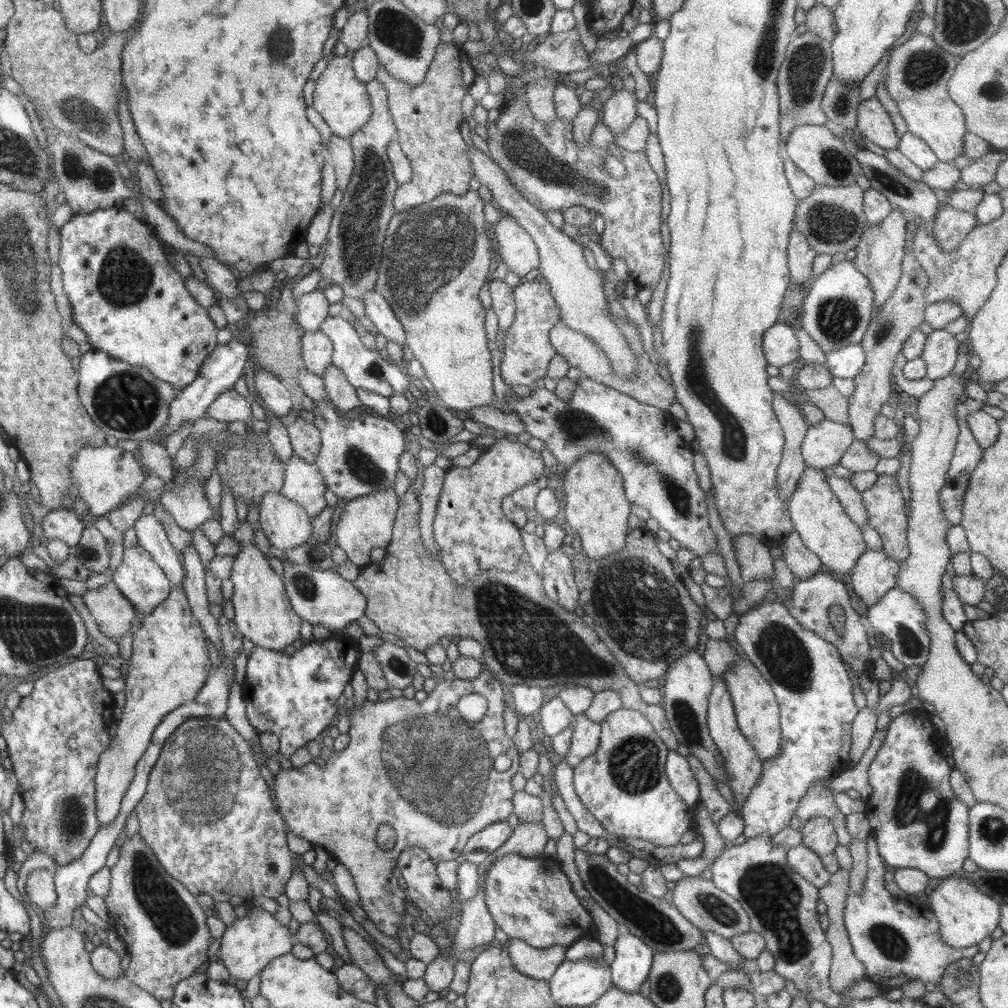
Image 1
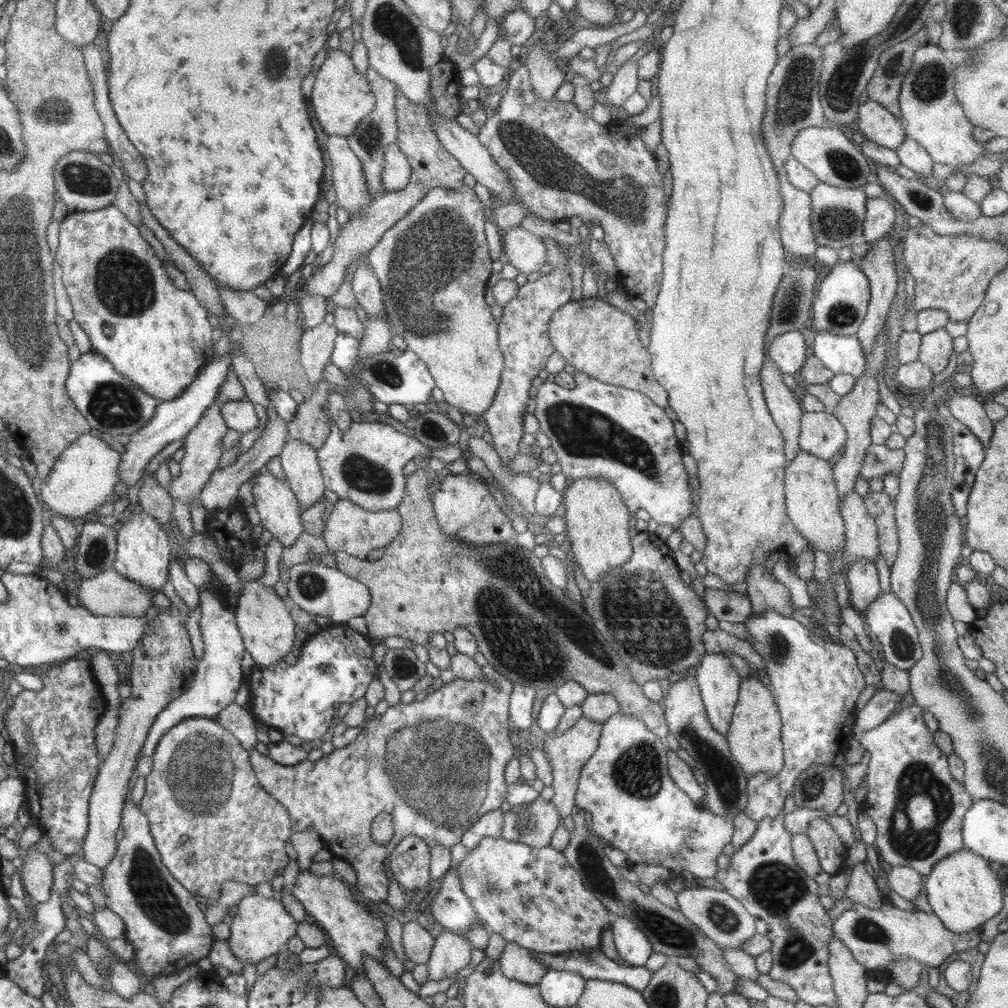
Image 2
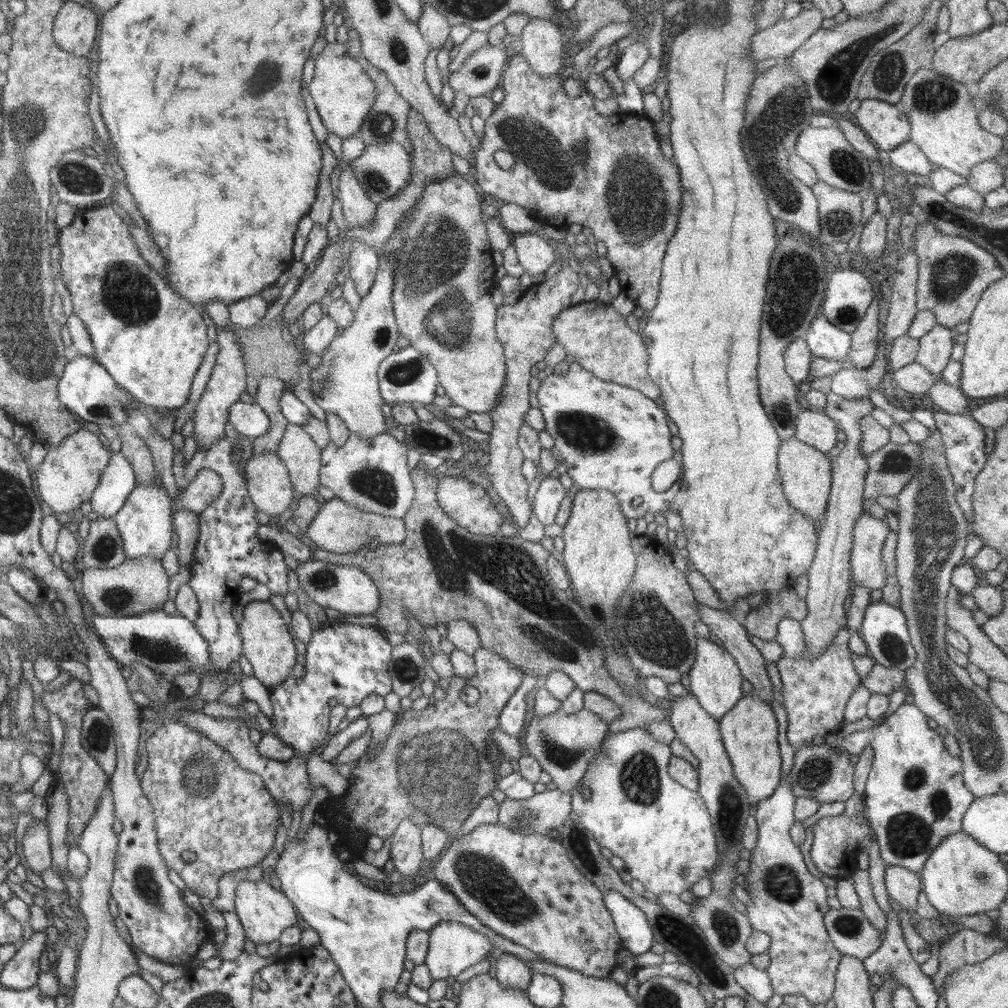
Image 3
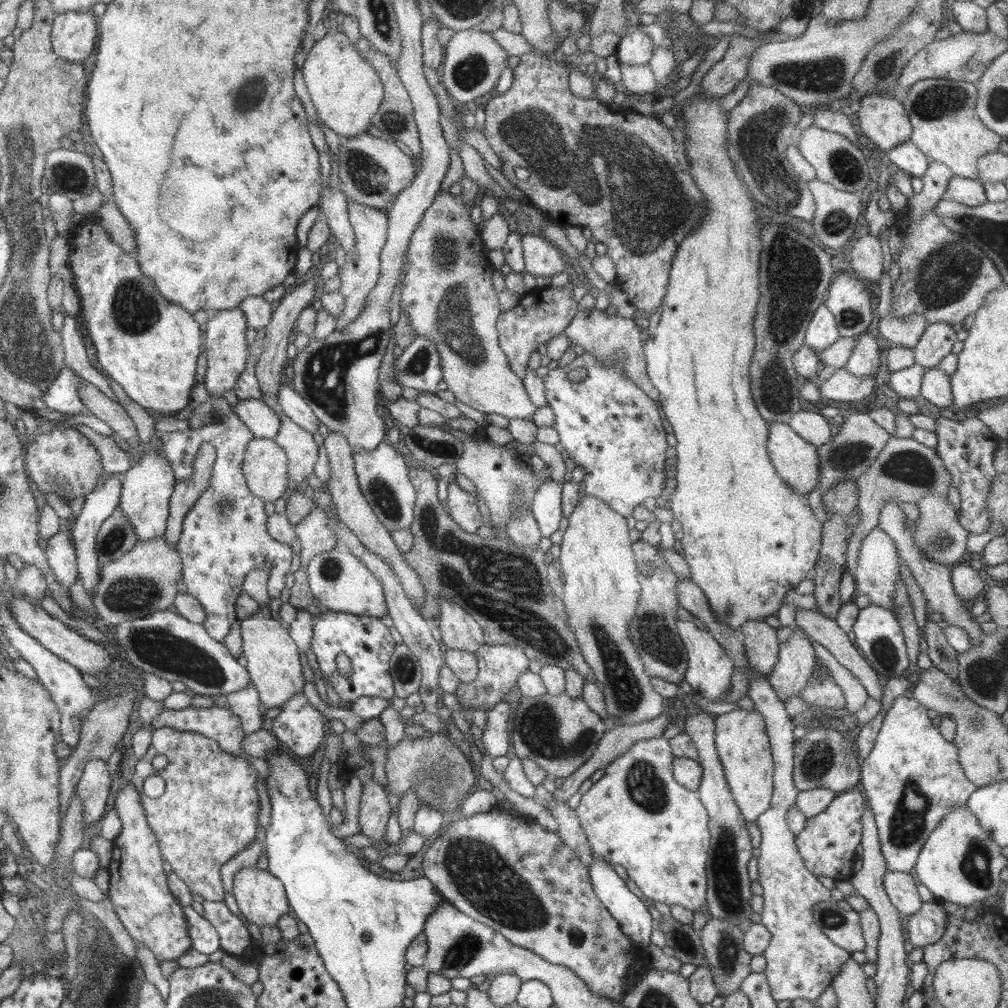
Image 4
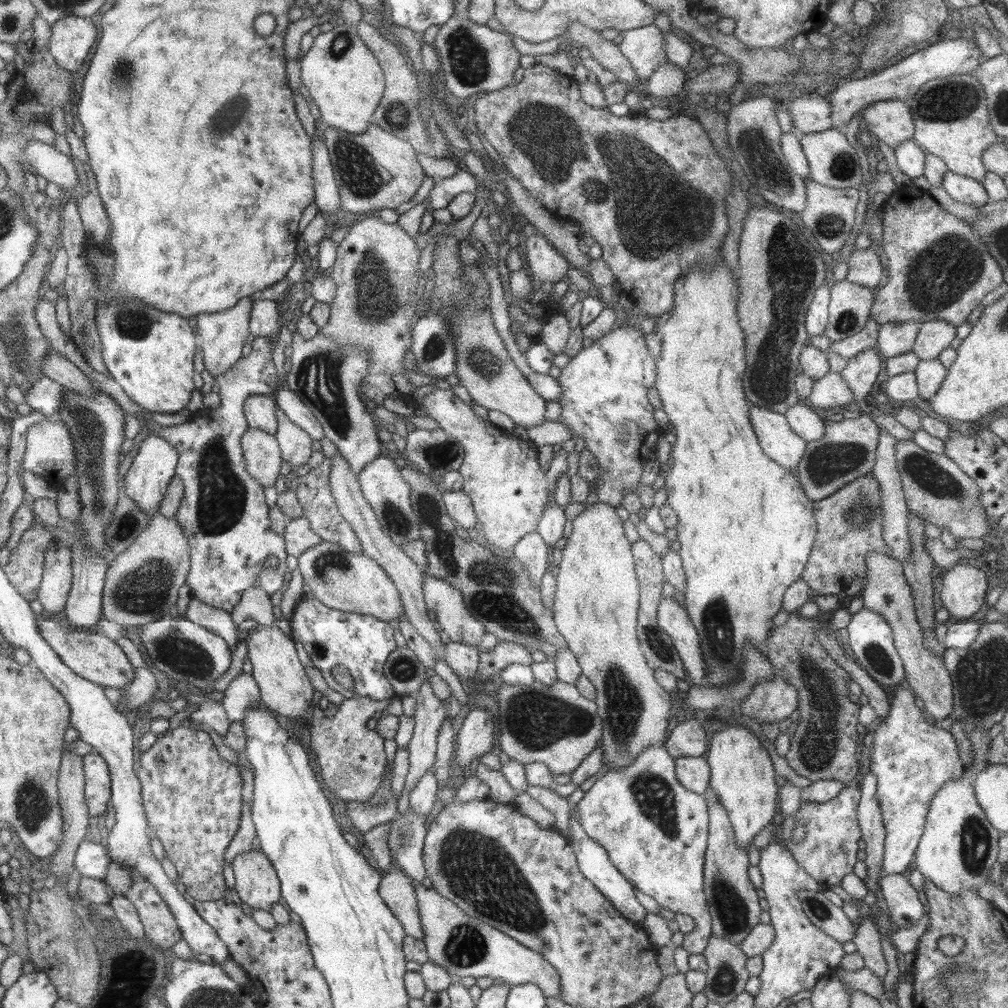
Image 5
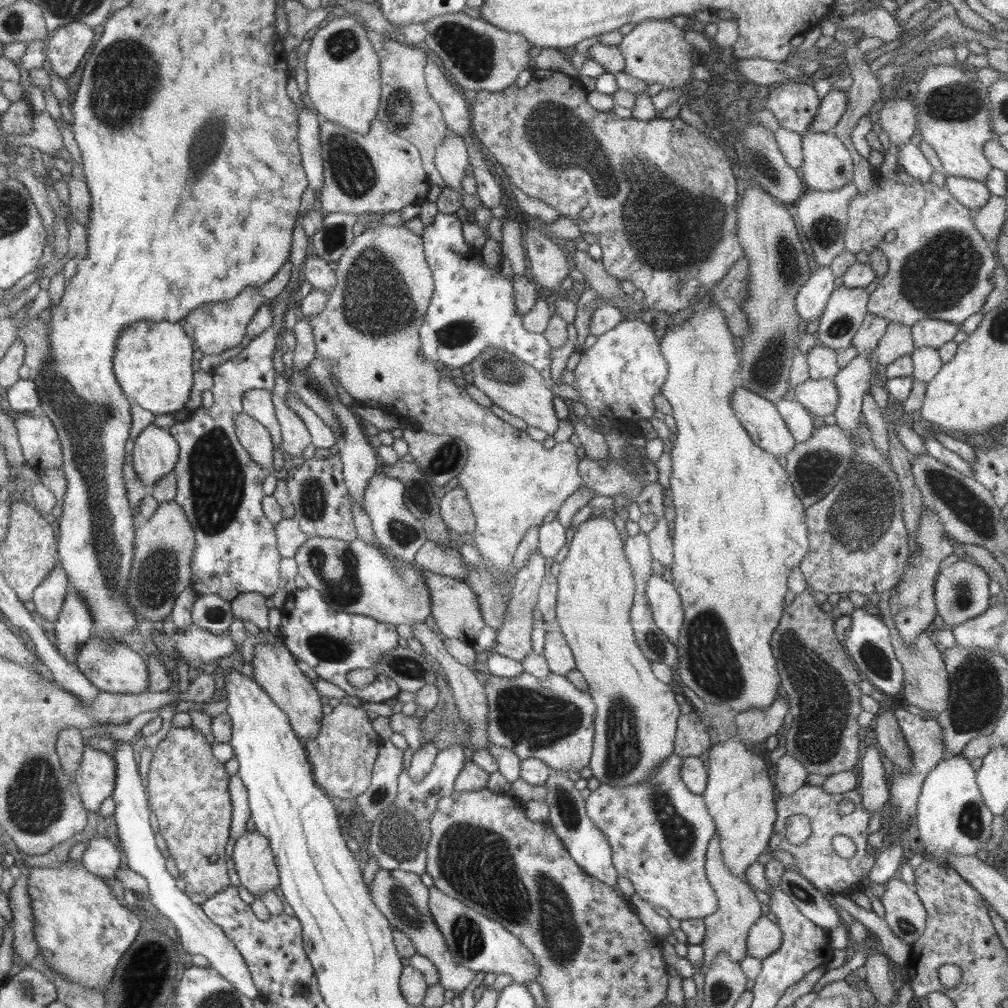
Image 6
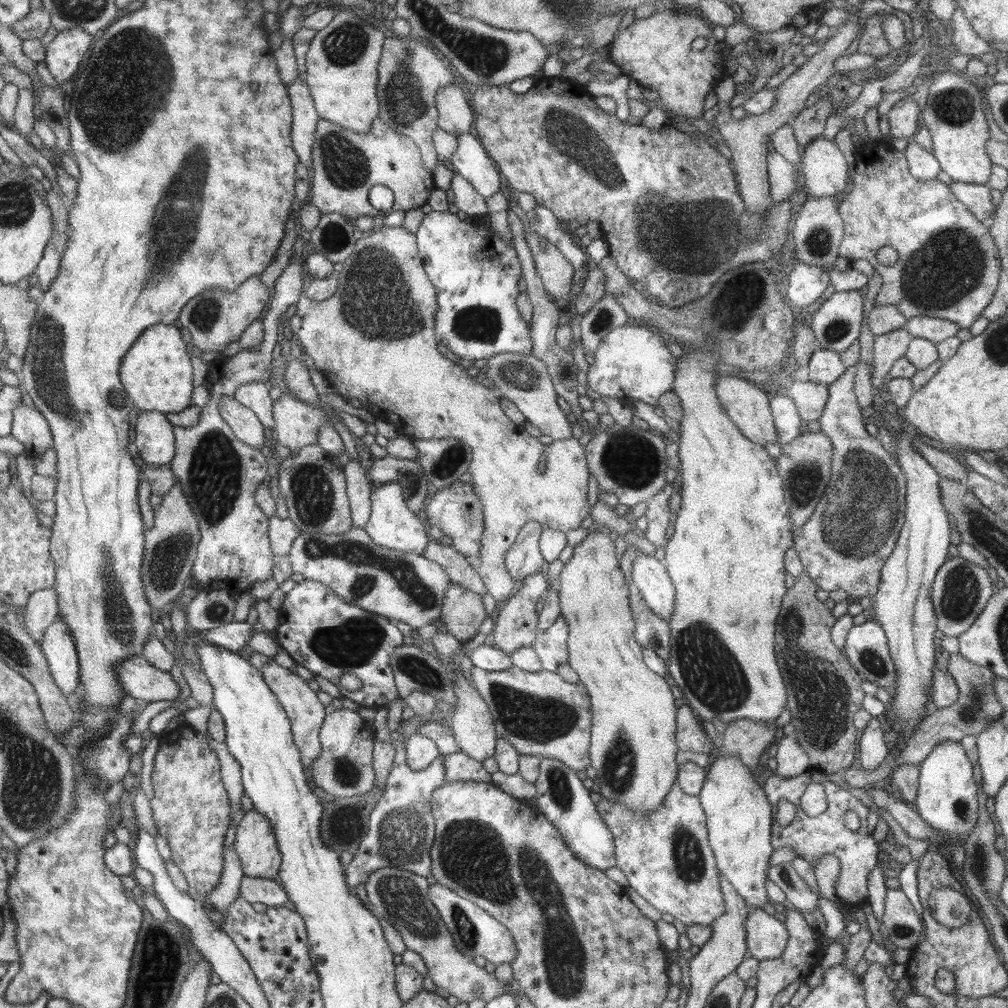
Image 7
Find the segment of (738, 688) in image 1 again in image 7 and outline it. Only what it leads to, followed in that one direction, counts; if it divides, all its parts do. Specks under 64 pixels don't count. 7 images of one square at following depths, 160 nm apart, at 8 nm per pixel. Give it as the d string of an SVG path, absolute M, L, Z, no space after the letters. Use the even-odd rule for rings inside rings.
M712 754L712 764L708 766L699 799L707 818L708 842L715 854L717 869L736 889L749 907L760 907L768 900L766 877L770 868L770 856L774 853L771 845L772 810L764 789L754 779L754 775L745 764L734 755Z

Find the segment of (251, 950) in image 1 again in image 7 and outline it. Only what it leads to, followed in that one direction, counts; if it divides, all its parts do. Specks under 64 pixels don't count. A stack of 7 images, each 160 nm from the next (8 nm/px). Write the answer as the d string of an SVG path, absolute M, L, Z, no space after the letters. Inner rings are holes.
M252 809L237 827L233 843L243 874L252 878L276 878L281 865L281 852L268 819Z

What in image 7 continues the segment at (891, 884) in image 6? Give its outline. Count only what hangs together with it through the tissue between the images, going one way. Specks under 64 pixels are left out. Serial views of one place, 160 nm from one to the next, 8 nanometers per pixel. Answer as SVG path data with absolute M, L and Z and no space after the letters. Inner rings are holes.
M887 889L882 921L887 930L886 937L892 940L896 947L914 947L923 932L920 916L900 889Z

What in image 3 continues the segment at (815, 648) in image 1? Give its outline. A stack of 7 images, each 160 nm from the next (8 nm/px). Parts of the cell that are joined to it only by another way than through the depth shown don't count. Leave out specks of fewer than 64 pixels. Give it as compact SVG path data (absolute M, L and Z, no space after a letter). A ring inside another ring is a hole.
M788 617L778 623L774 640L781 644L784 654L775 663L782 679L782 688L777 696L787 712L786 738L796 750L810 746L817 734L825 737L836 734L842 725L848 699L854 694L855 688L861 685L861 678L856 674L849 655L849 635L847 629L839 630L820 658L810 662L806 660L807 648L799 620Z

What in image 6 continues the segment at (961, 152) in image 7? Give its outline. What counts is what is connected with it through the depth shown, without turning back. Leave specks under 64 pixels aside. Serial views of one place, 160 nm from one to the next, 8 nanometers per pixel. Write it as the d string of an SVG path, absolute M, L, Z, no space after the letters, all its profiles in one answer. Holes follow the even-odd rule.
M936 64L925 70L917 97L917 138L924 139L932 146L944 173L984 183L993 166L984 156L983 146L994 136L986 86L978 79L968 78L960 66Z

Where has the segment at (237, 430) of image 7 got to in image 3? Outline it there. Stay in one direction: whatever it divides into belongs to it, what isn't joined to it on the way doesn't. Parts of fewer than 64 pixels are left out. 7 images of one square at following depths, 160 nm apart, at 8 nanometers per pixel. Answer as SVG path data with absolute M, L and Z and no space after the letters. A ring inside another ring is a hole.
M276 452L253 455L247 460L245 471L247 491L257 510L271 517L293 507L298 495Z

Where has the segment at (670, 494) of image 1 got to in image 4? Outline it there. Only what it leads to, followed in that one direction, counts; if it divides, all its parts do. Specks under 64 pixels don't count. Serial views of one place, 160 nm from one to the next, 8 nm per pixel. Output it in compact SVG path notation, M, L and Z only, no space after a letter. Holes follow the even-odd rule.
M581 352L563 368L549 370L543 381L546 387L547 405L554 411L553 427L558 431L559 442L568 452L569 458L577 466L584 469L584 492L587 495L600 498L612 510L624 518L633 516L634 509L643 504L646 498L666 495L665 483L669 477L665 474L666 430L660 412L654 402L639 386L636 386L619 368L616 359L604 365L599 358L589 352ZM574 368L586 368L586 378L582 382L572 382L568 379L568 372Z

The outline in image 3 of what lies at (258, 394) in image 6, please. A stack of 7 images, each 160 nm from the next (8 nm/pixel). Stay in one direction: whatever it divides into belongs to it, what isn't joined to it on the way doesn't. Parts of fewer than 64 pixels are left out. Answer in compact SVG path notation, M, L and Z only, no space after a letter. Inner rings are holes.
M236 401L229 408L228 422L239 432L250 437L262 436L269 428L269 416L255 402Z

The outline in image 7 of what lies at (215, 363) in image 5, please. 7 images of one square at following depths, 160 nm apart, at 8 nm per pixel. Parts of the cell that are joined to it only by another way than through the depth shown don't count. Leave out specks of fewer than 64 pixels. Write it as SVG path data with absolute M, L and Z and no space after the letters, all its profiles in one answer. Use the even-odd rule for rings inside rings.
M251 276L234 290L205 290L184 305L176 324L188 329L192 345L198 346L203 352L219 354L230 342L239 340L244 330L259 318L271 299L271 294L271 289L258 276Z

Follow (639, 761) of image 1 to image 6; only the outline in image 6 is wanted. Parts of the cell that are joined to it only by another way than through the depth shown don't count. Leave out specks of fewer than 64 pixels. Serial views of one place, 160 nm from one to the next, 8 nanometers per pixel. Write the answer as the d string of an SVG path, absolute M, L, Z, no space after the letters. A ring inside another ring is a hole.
M671 754L650 776L641 783L612 788L601 784L585 799L588 817L608 839L612 851L612 862L619 876L628 878L635 893L654 906L666 908L678 920L705 919L715 913L718 899L705 873L707 846L717 832L713 818L706 810L705 800L694 794L682 782L683 757Z

